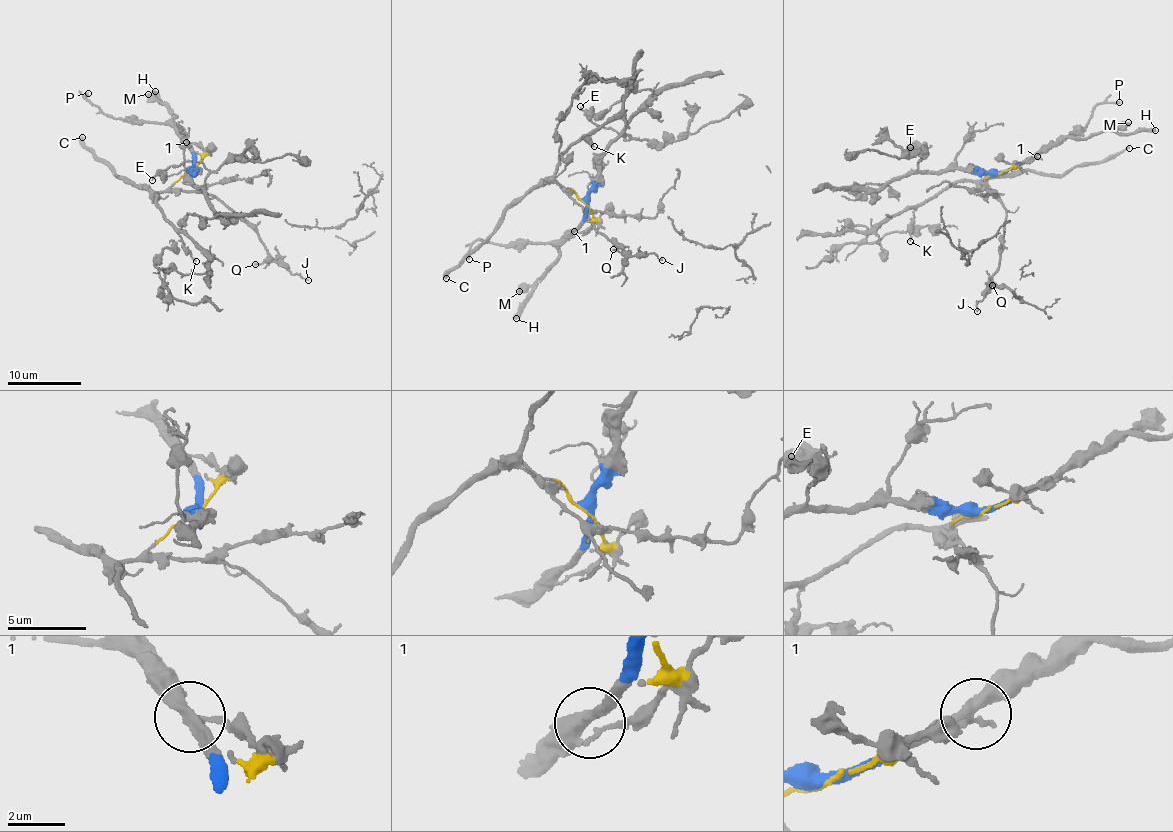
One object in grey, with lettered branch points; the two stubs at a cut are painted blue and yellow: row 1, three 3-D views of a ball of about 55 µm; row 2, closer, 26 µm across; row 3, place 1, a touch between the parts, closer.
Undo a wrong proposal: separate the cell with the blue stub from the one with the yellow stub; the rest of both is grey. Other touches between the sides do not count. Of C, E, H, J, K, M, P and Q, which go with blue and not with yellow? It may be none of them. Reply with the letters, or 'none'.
E, H, M, P

